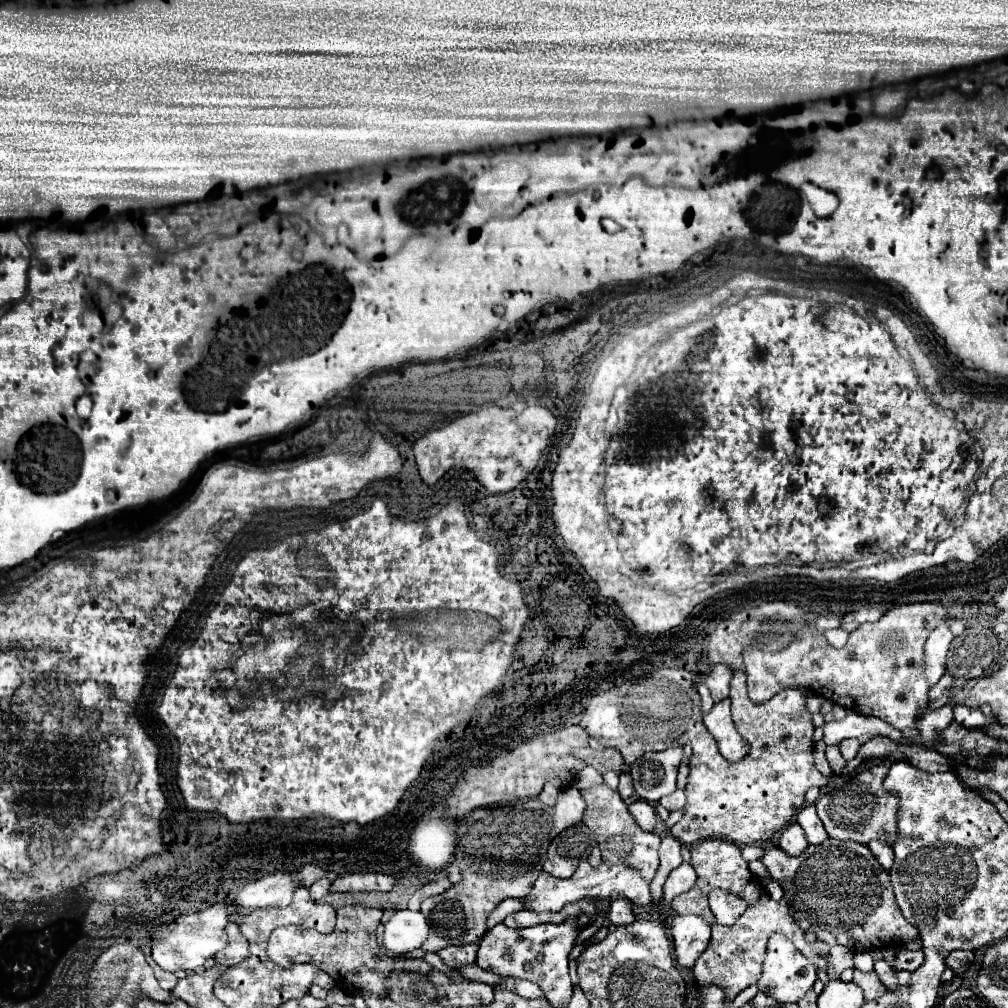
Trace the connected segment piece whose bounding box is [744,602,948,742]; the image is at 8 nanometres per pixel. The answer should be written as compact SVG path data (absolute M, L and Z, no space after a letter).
M938 602L908 603L900 606L900 610L896 608L886 610L878 622L862 624L858 630L850 634L848 644L840 650L828 646L814 626L802 628L802 632L798 632L796 638L782 652L776 652L776 654L762 652L760 648L750 646L744 650L744 664L748 674L748 696L754 702L764 702L784 688L806 686L810 692L816 692L824 696L826 700L838 706L844 706L856 714L874 716L892 724L896 730L902 732L902 738L906 742L912 742L918 736L918 730L914 724L918 716L922 714L922 710L928 706L928 690L930 690L924 676L924 660L922 660L924 642L930 636L930 632L946 620L948 620L948 612Z

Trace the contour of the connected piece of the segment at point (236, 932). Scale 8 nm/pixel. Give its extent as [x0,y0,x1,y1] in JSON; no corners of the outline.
[214,924,250,966]

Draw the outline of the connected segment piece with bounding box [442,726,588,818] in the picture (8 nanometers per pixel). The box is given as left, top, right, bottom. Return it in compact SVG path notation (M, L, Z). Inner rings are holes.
M568 726L544 736L538 736L534 740L526 740L514 750L502 752L494 758L488 760L484 766L468 768L464 776L456 780L456 786L452 788L448 800L446 800L446 810L444 818L460 818L468 814L470 810L476 808L488 808L492 804L500 802L510 802L518 798L532 798L538 796L544 788L546 782L552 782L560 788L568 786L578 772L586 766L582 760L576 760L572 750L586 746L588 744L588 734L580 726Z

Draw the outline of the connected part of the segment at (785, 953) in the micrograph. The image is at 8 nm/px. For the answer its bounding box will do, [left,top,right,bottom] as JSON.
[758,936,816,1002]

